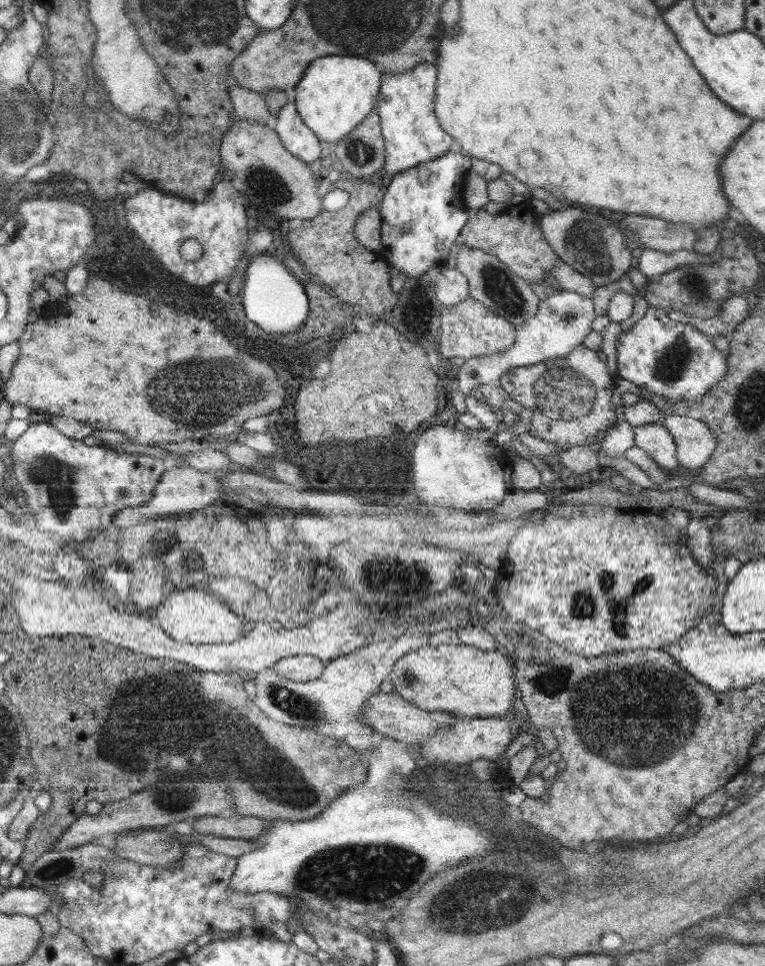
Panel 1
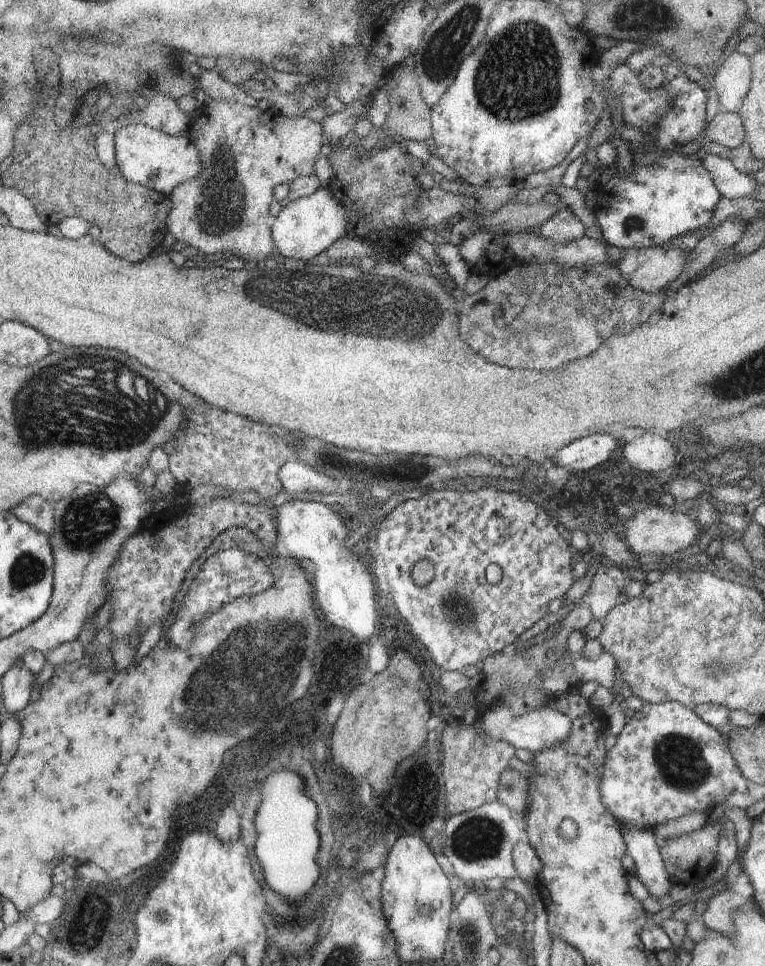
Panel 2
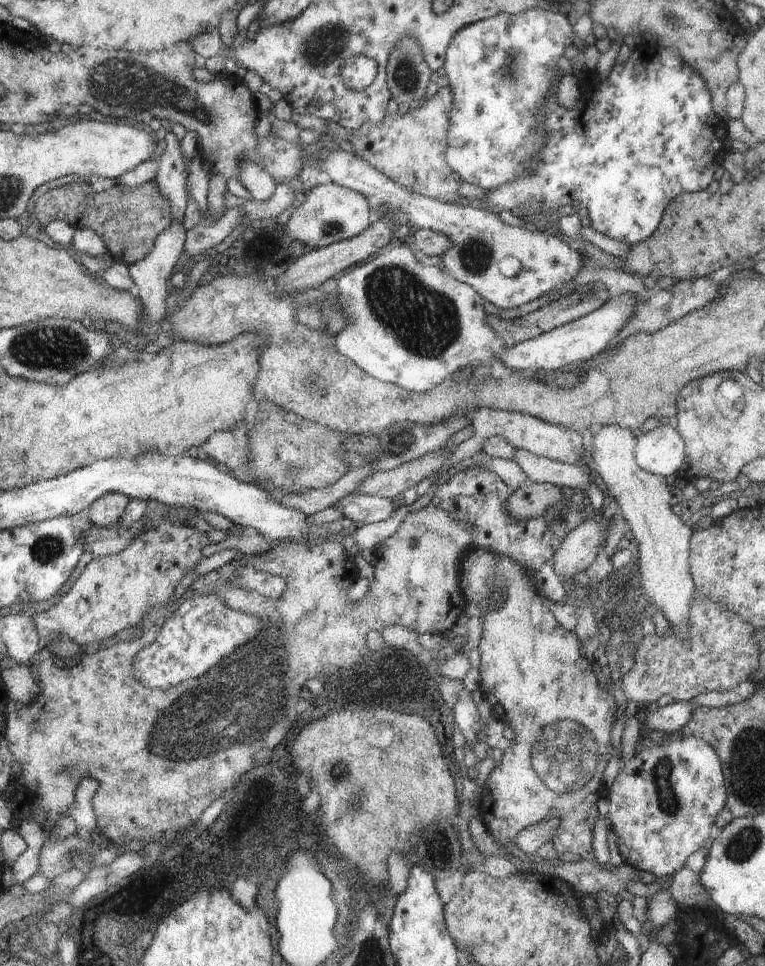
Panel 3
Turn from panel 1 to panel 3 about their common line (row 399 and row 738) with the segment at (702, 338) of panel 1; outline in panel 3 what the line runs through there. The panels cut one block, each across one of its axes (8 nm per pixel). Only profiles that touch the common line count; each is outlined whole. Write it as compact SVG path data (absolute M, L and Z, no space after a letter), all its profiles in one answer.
M681 731L669 733L669 736L658 747L641 746L637 749L608 788L603 802L611 828L618 836L618 848L623 862L640 871L652 872L656 880L662 878L666 884L672 884L674 874L686 866L688 856L702 848L706 840L716 833L716 818L726 806L728 798L724 788L722 763L716 749L700 738L682 736Z

